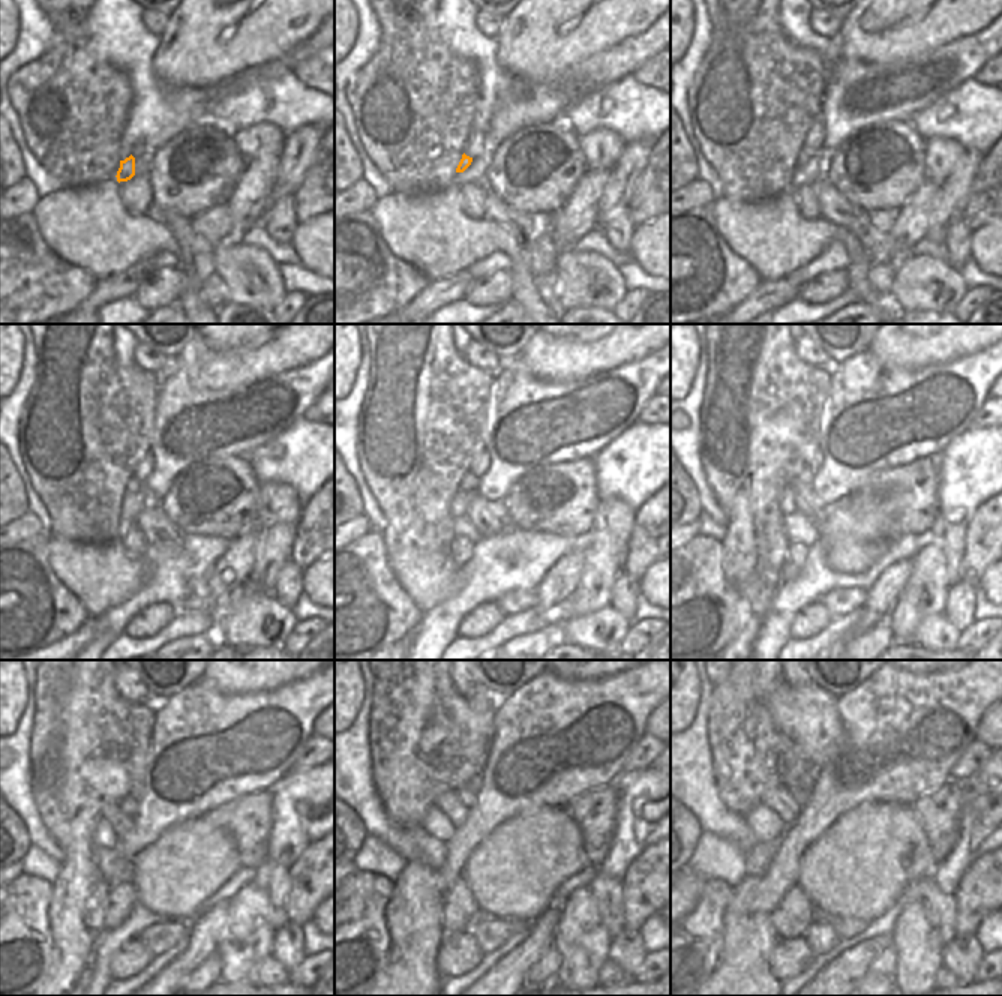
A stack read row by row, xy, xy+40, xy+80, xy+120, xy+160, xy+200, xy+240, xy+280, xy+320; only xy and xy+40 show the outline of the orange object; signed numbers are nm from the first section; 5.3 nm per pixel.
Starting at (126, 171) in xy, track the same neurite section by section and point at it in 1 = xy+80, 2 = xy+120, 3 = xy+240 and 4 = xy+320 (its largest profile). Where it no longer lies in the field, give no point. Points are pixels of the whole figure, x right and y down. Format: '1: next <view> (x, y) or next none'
1: next xy+80 (803, 158)
2: next xy+120 (134, 485)
3: next xy+240 (129, 806)
4: next xy+320 (801, 797)

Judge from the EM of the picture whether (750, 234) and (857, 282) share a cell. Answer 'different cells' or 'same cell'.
same cell

